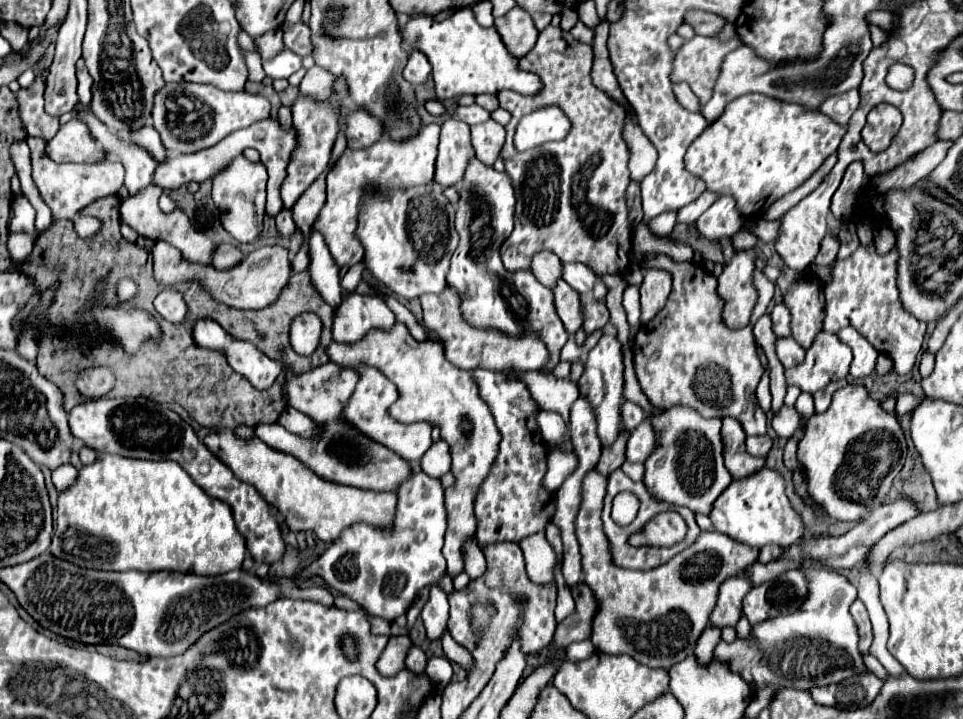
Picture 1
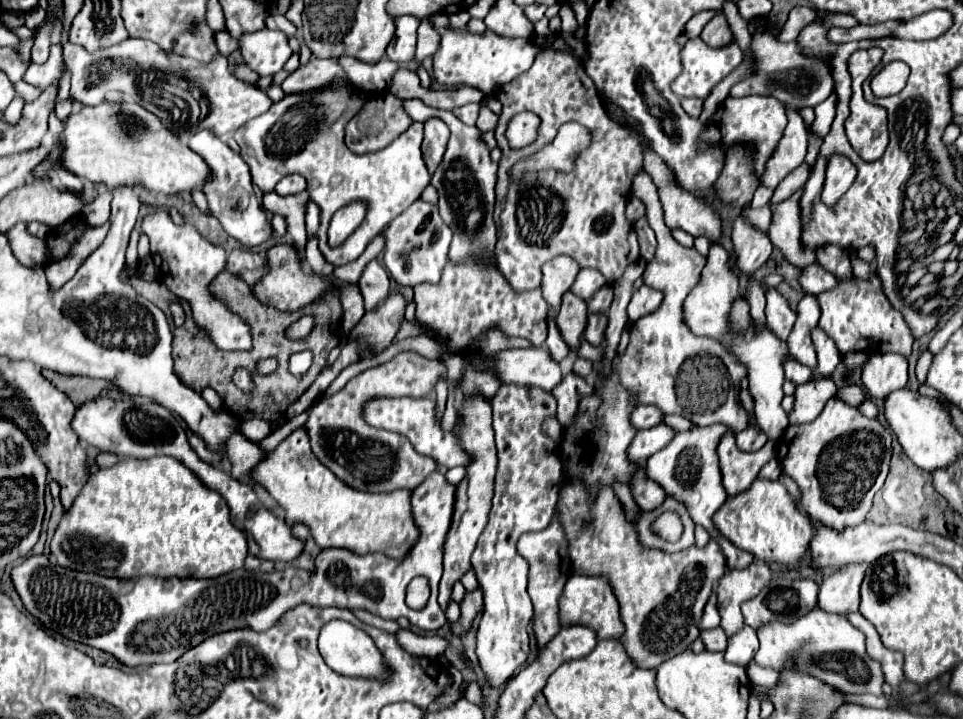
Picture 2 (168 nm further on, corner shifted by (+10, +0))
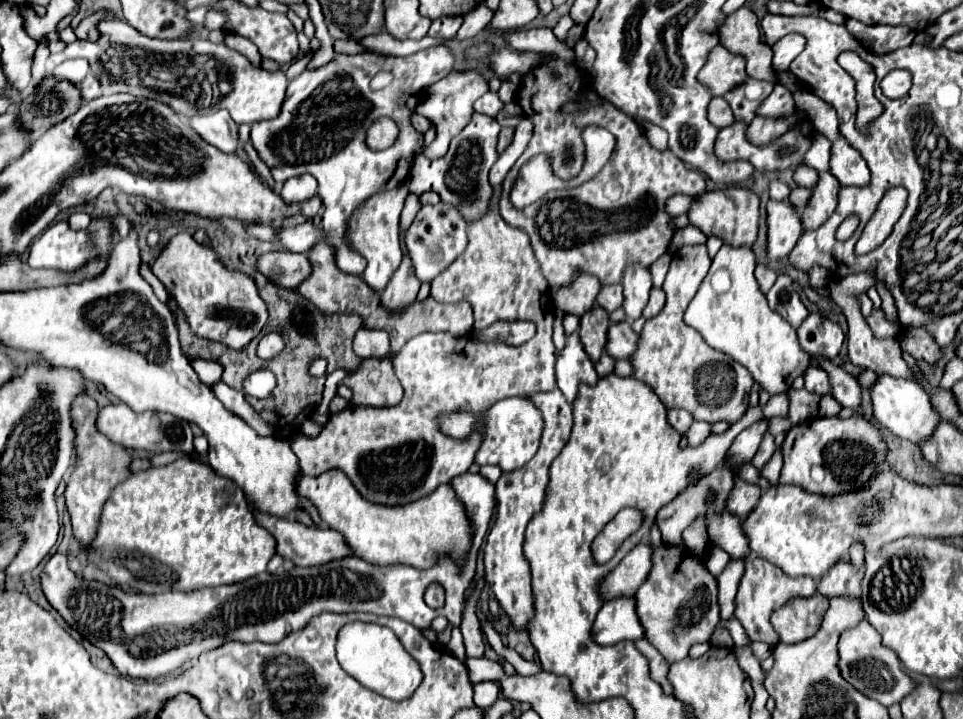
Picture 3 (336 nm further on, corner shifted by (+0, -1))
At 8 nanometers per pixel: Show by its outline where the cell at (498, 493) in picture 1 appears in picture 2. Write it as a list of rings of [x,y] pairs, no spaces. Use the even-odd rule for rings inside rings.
[[[502,385],[490,399],[494,409],[494,431],[498,447],[498,471],[494,479],[494,497],[488,525],[472,553],[472,567],[484,593],[484,613],[478,627],[478,663],[492,689],[506,683],[530,655],[528,623],[532,619],[532,603],[526,593],[528,563],[516,553],[516,541],[522,533],[542,531],[554,515],[562,481],[562,461],[558,447],[542,435],[540,425],[556,413],[552,393],[542,389],[526,389],[518,385]]]

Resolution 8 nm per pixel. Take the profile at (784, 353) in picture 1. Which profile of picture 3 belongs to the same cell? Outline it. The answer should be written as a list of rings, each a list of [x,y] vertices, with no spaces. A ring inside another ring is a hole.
[[[808,368],[804,372],[804,386],[806,390],[814,392],[814,394],[820,394],[820,396],[826,396],[830,392],[830,380],[828,380],[828,374],[820,368]]]

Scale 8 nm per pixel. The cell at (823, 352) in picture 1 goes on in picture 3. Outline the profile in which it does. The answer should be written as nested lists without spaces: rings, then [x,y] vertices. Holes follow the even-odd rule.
[[[808,314],[806,320],[796,328],[796,332],[806,354],[824,356],[828,360],[838,356],[844,342],[842,328],[820,314]]]

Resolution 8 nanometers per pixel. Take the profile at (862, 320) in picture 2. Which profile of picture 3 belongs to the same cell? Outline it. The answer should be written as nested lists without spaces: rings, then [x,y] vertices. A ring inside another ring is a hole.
[[[874,310],[870,314],[870,318],[866,318],[866,322],[868,322],[868,326],[870,326],[870,330],[874,332],[876,338],[898,338],[900,336],[898,332],[902,330],[900,324],[888,322],[882,310]]]

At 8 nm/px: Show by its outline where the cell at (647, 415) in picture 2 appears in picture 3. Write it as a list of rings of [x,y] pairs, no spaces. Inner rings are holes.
[[[668,410],[668,420],[670,420],[672,428],[678,430],[680,434],[684,434],[692,426],[692,422],[694,422],[692,414],[688,414],[686,410]]]

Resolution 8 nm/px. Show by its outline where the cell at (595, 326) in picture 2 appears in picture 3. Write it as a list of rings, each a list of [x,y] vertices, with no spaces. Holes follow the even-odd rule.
[[[628,322],[612,324],[608,330],[606,352],[616,360],[630,360],[632,354],[636,352],[638,340],[640,340],[640,334],[636,334]]]

